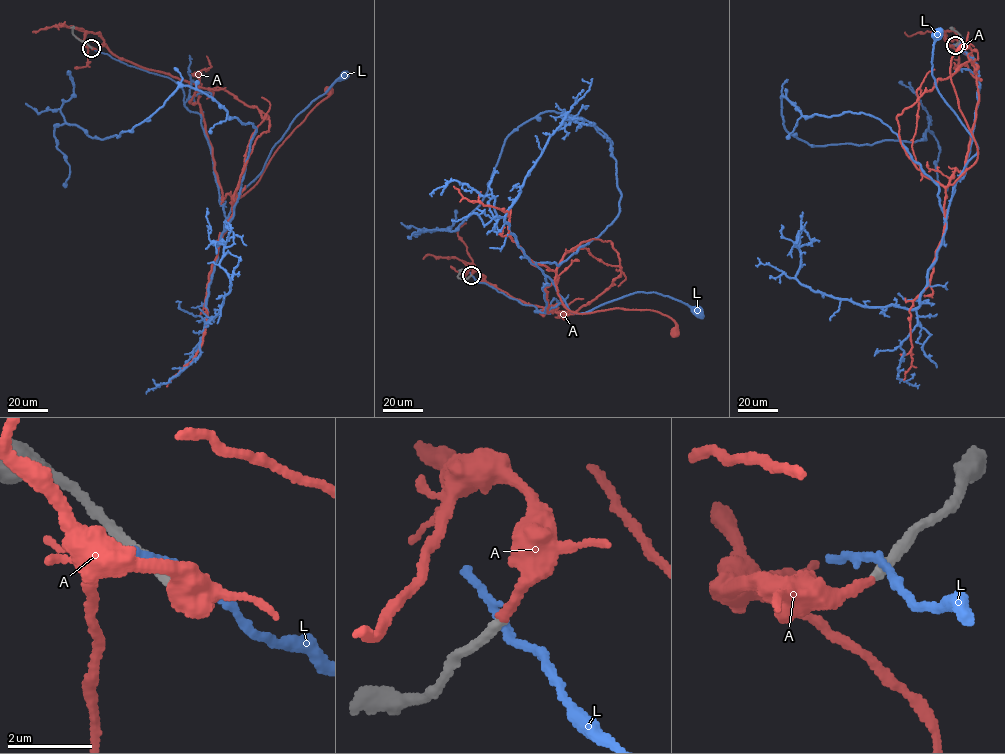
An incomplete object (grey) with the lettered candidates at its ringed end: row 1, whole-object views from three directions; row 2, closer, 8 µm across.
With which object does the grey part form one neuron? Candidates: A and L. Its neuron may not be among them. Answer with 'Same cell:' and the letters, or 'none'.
Same cell: A

